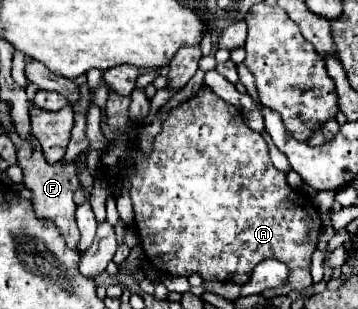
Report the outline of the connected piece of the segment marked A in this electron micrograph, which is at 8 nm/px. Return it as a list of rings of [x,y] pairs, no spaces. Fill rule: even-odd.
[[[210,88],[202,90],[202,98],[200,94],[182,102],[178,108],[174,108],[168,116],[166,122],[162,122],[162,132],[154,138],[152,142],[152,152],[144,154],[140,150],[140,130],[132,124],[130,116],[128,116],[128,106],[130,106],[130,96],[118,96],[116,92],[110,92],[108,102],[106,102],[106,116],[108,116],[108,128],[110,130],[118,130],[116,138],[108,142],[108,148],[104,154],[100,154],[100,166],[106,166],[110,174],[124,174],[130,180],[130,198],[132,198],[132,206],[134,206],[134,224],[138,230],[138,238],[142,244],[142,250],[146,254],[146,258],[160,270],[160,272],[168,272],[172,276],[190,276],[190,274],[200,274],[202,280],[206,282],[236,282],[236,284],[246,284],[246,280],[250,280],[252,270],[256,268],[256,264],[260,264],[266,258],[276,258],[284,264],[288,264],[288,268],[306,268],[310,266],[310,256],[316,250],[318,244],[318,234],[322,230],[322,220],[320,220],[320,212],[318,208],[314,208],[314,204],[308,200],[308,196],[304,196],[302,192],[296,192],[288,186],[286,182],[286,174],[276,170],[270,156],[268,156],[268,144],[264,142],[264,138],[250,130],[242,118],[242,112],[238,112],[238,108],[234,108],[232,104],[224,102],[222,98],[218,98]]]

